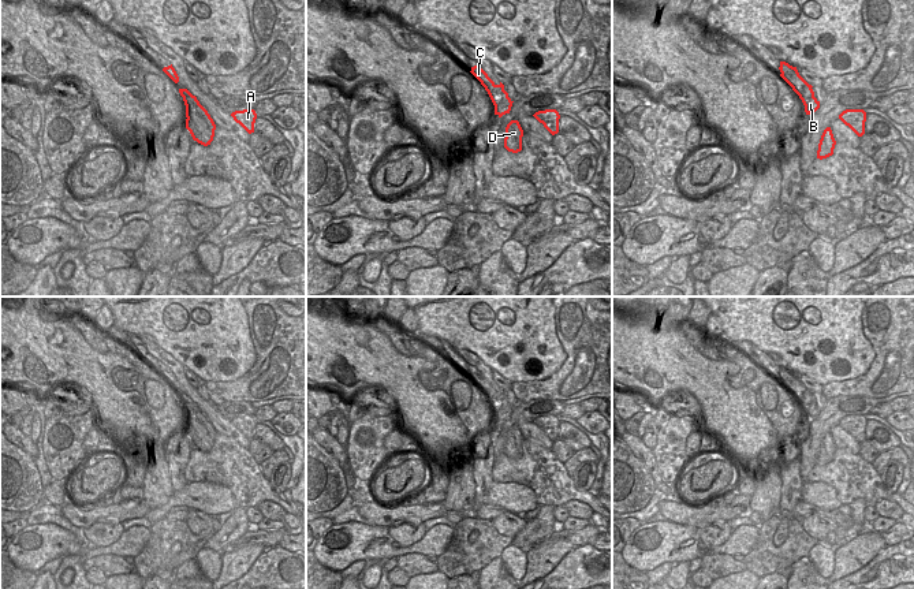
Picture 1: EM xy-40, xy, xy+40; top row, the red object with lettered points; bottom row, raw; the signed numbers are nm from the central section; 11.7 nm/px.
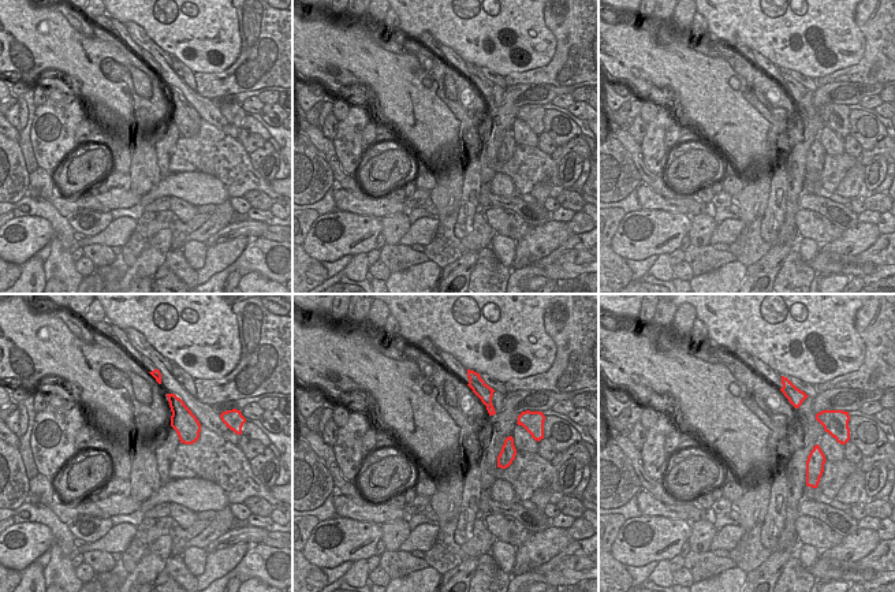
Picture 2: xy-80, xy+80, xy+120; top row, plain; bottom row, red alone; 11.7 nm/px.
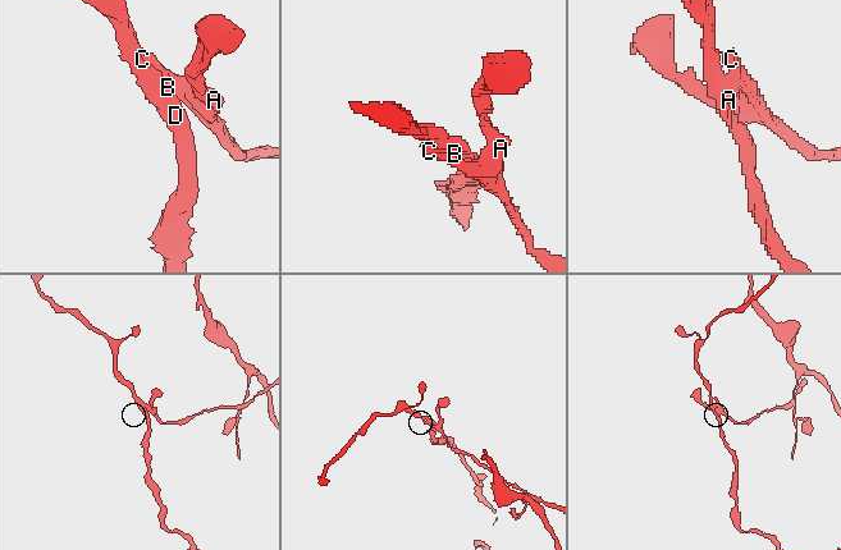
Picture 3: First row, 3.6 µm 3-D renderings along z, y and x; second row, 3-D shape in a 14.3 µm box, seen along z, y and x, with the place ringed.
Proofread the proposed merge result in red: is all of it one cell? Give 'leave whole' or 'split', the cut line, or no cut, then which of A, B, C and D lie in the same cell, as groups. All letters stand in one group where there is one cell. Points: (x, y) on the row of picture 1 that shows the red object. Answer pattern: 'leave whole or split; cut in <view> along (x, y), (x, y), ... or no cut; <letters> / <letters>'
split; cut in xy along (503, 88), (488, 92); A C / B D

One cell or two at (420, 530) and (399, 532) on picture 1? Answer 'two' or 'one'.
one

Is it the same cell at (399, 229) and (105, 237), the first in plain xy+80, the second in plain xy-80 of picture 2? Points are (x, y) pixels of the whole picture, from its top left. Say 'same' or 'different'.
different

